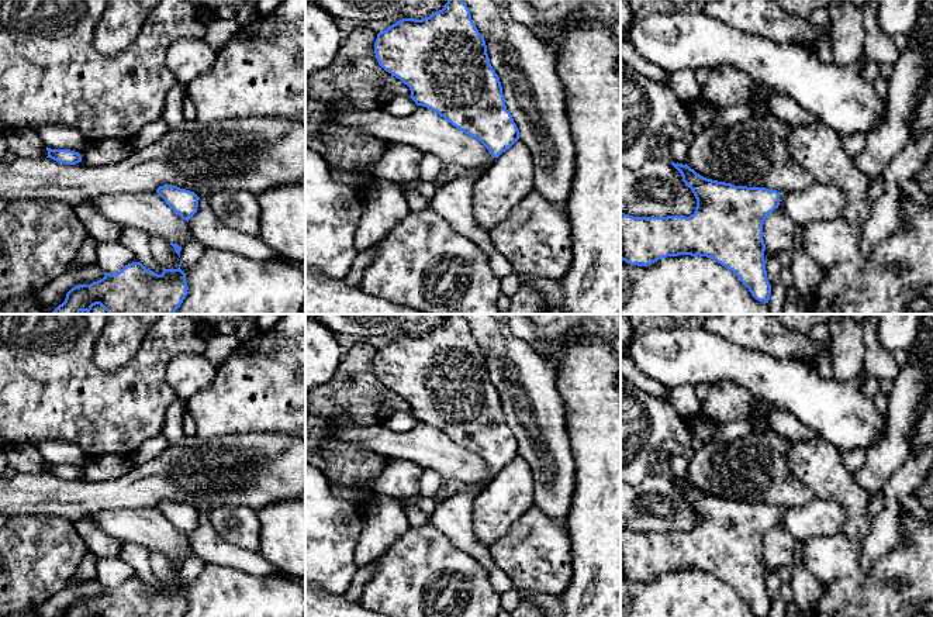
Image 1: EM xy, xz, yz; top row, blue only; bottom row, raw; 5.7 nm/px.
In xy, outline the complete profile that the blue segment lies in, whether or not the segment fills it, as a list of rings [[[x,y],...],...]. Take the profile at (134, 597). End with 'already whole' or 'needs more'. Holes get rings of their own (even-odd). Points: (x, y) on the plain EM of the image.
[[[182,576],[177,585],[165,585],[158,590],[153,586],[146,585],[141,578],[132,578],[125,580],[117,589],[106,589],[104,593],[90,600],[77,600],[66,609],[65,617],[183,617],[187,611],[186,589],[180,585]]]; already whole

